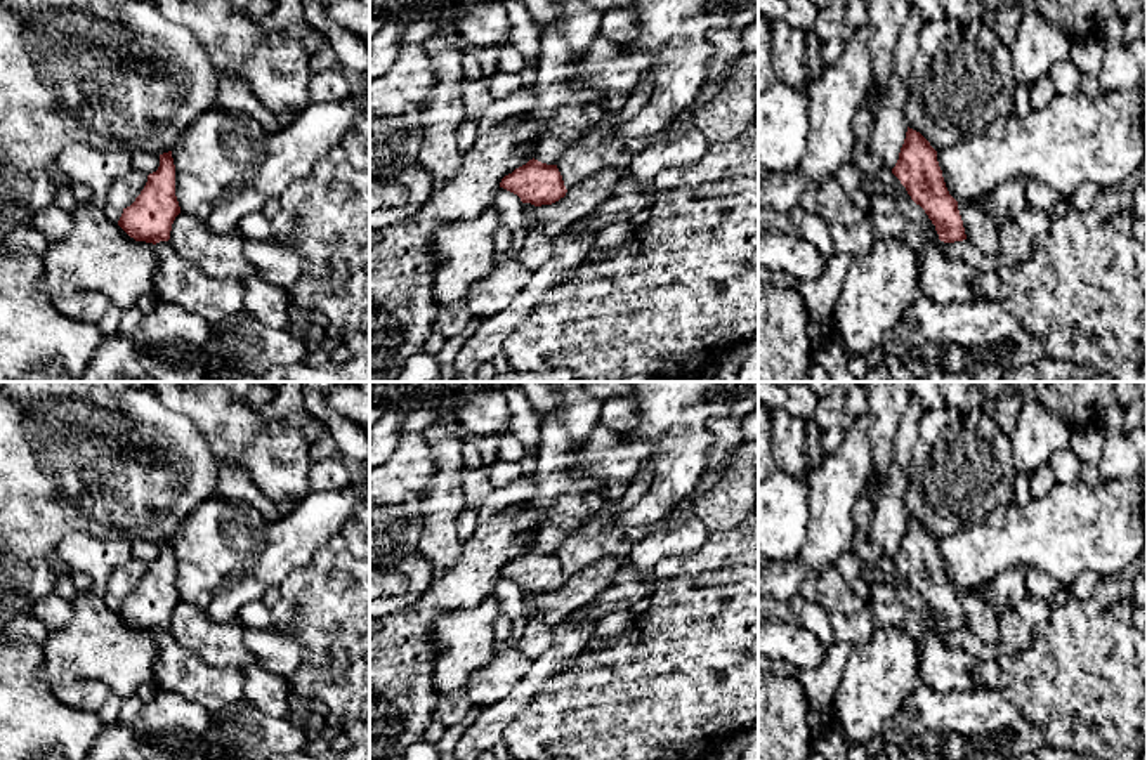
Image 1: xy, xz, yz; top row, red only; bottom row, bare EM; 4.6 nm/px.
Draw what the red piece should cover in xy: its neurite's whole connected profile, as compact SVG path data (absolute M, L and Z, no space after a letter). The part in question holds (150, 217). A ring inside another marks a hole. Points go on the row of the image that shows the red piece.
M172 151L160 154L160 167L135 201L123 208L118 226L135 241L160 243L170 239L170 231L180 206L175 196L175 165Z

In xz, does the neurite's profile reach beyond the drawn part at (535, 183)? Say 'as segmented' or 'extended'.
as segmented

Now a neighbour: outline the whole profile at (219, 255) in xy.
M186 212L175 217L168 243L208 278L245 281L257 274L245 255L245 238L239 231L215 233L205 220Z

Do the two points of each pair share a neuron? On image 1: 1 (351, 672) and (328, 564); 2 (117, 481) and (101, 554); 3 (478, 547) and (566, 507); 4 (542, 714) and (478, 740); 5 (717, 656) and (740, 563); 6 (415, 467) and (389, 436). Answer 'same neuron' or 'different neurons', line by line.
1: same neuron
2: different neurons
3: different neurons
4: different neurons
5: same neuron
6: different neurons

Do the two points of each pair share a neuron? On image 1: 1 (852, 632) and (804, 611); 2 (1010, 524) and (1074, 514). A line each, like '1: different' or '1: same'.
1: same
2: same

